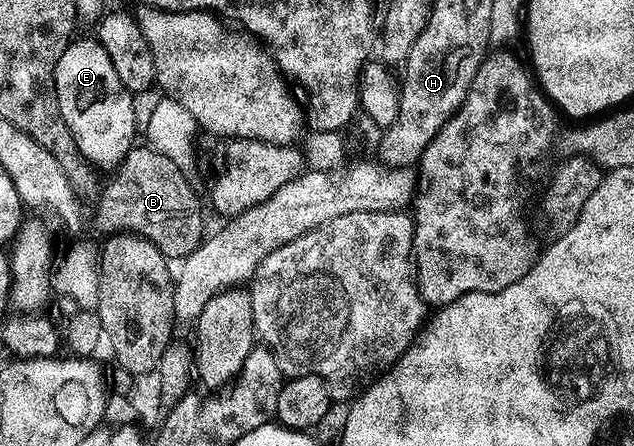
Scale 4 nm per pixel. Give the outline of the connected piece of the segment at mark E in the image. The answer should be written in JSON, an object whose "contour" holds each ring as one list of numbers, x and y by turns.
{"contour":[[76,38,61,53,61,61,55,63,55,92,61,117,65,117,65,125,88,163,99,169,118,168,136,142,137,116,132,92,121,85,121,77,117,77,117,69,113,69,113,61,98,38]]}

